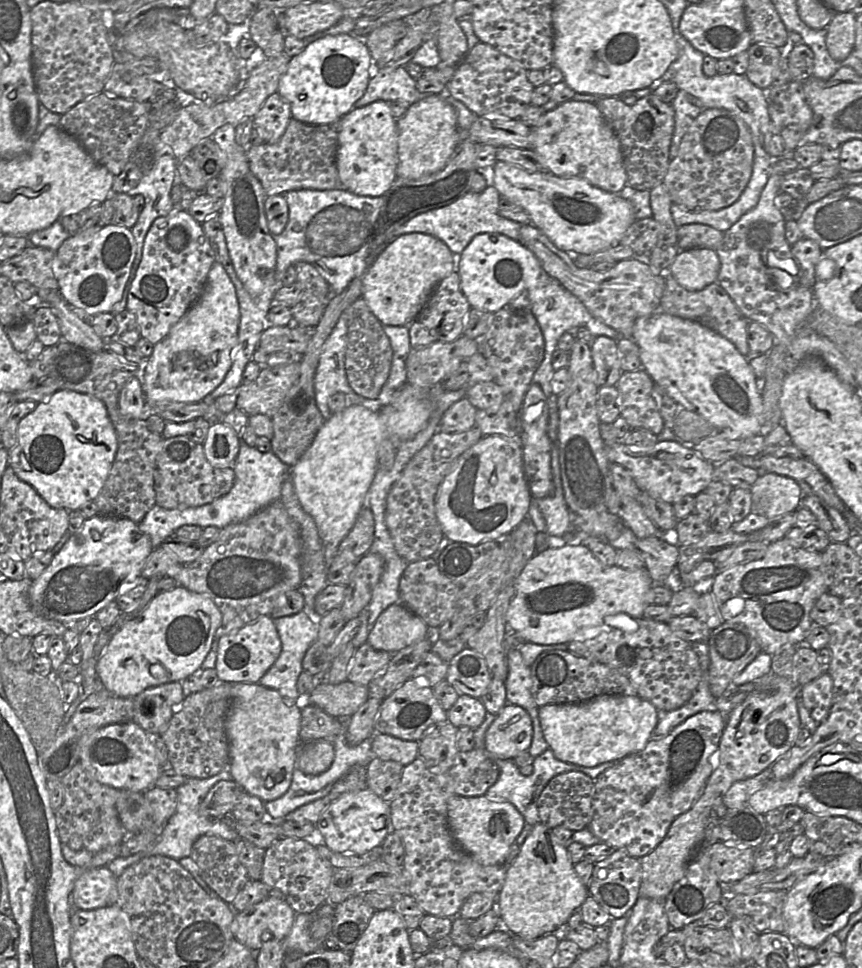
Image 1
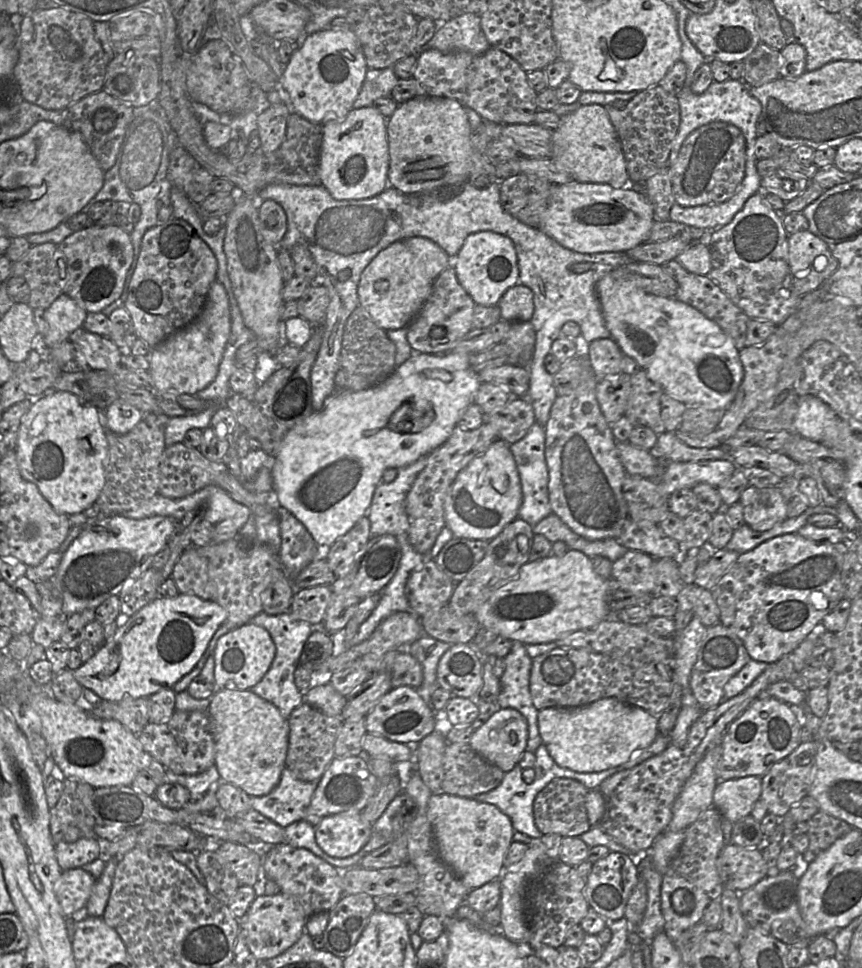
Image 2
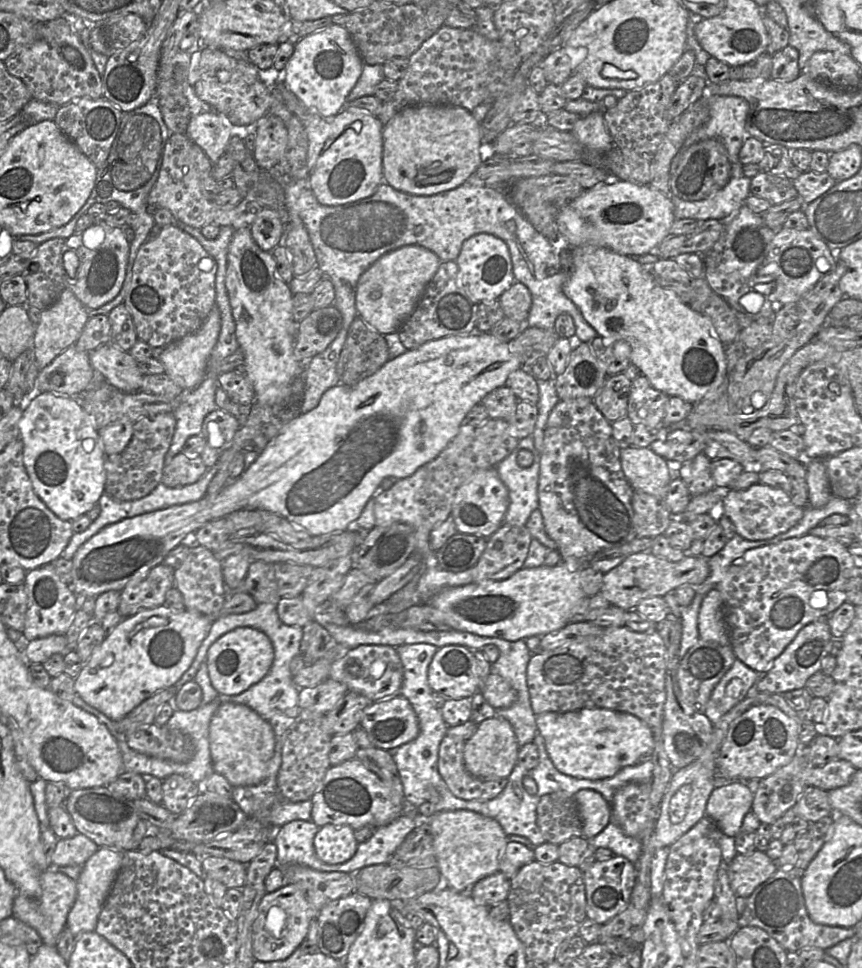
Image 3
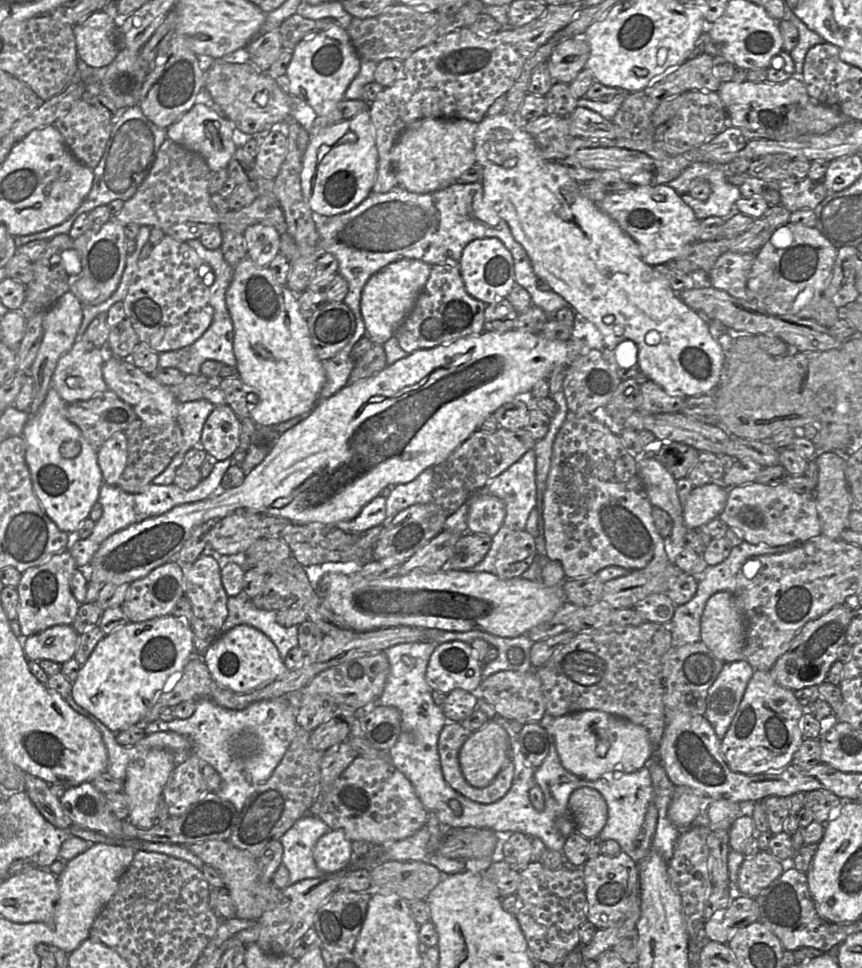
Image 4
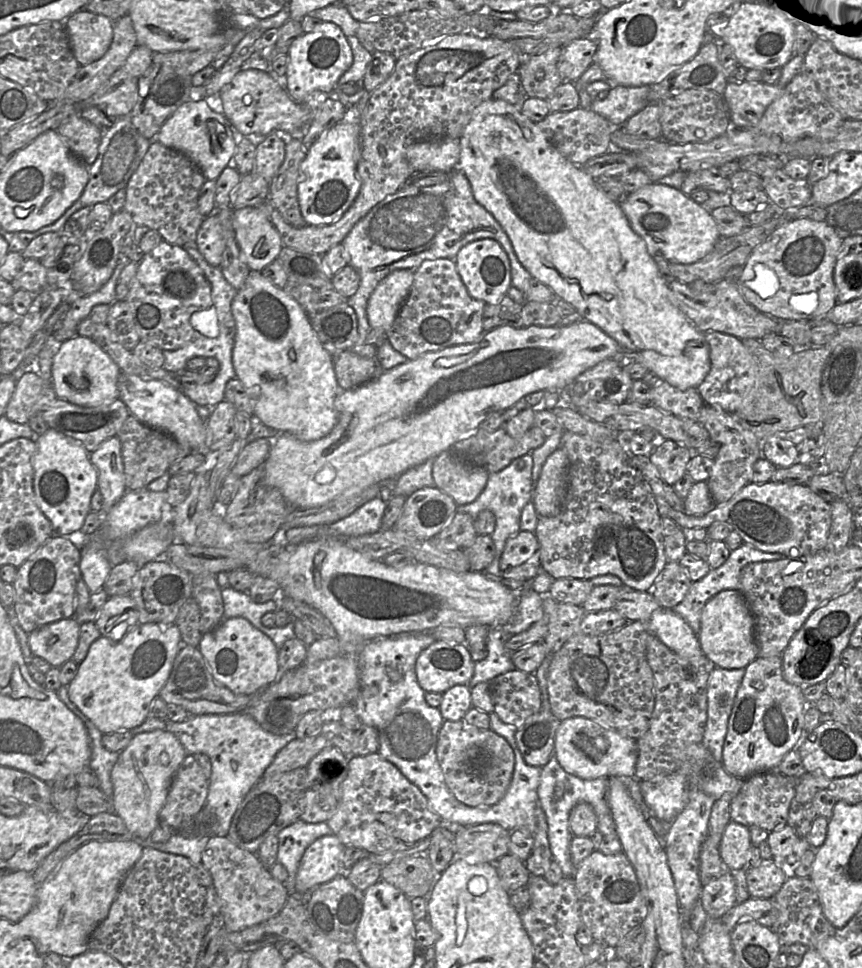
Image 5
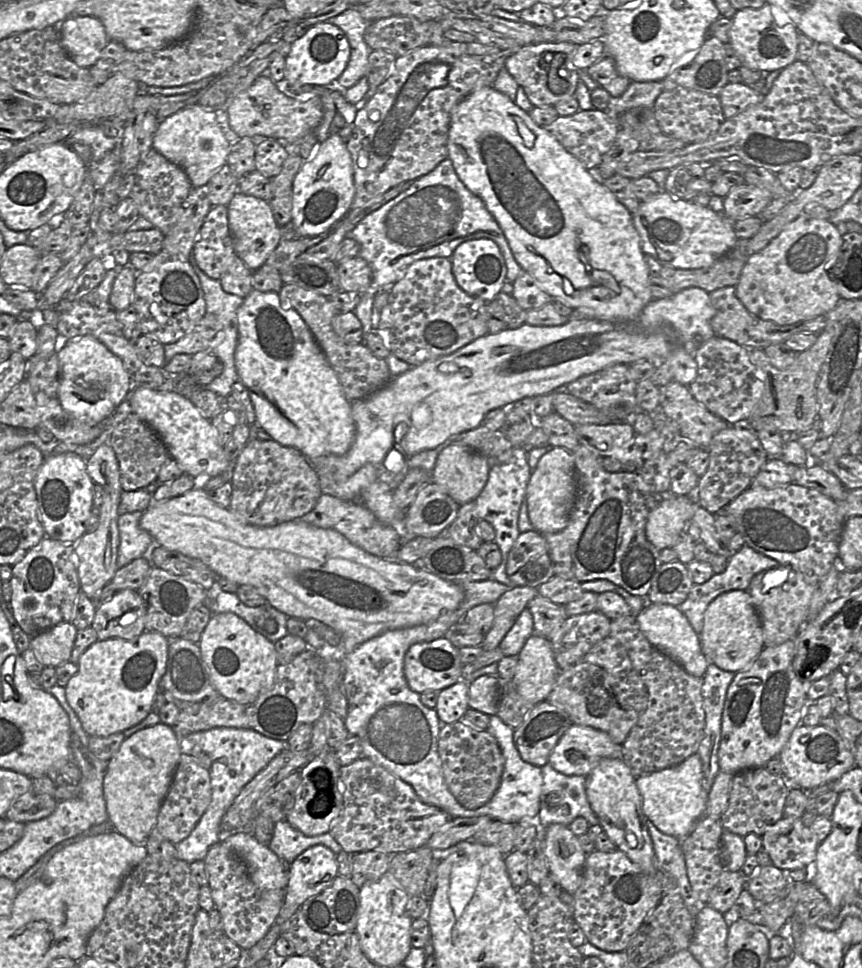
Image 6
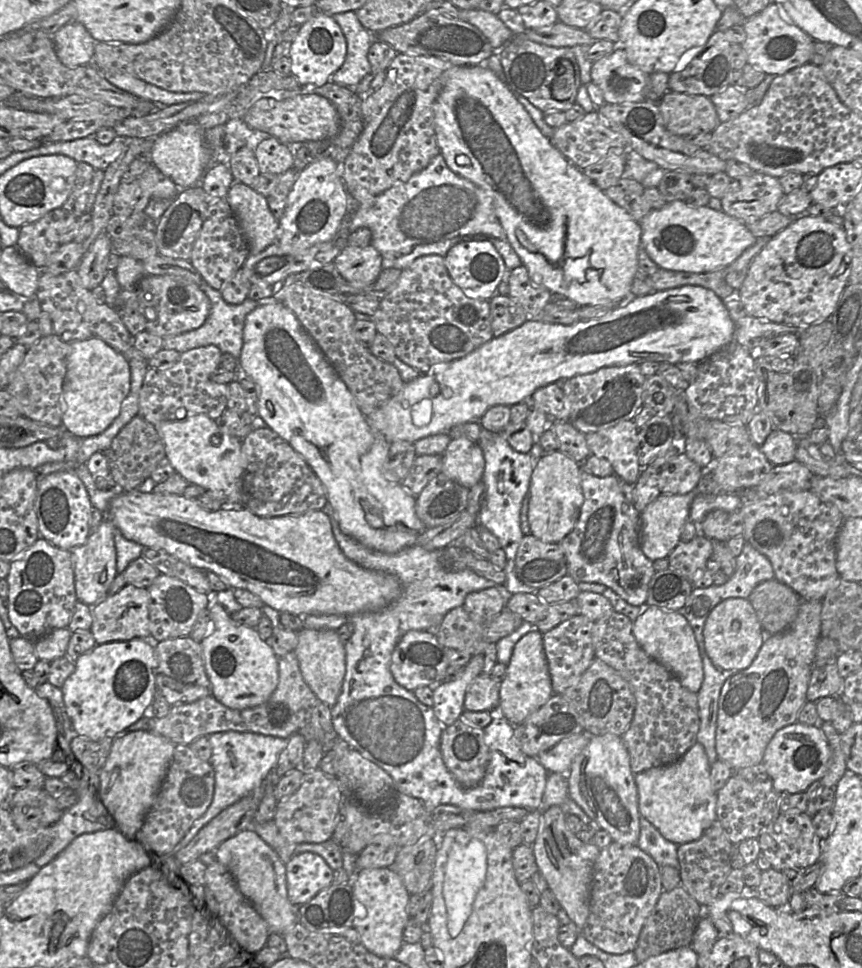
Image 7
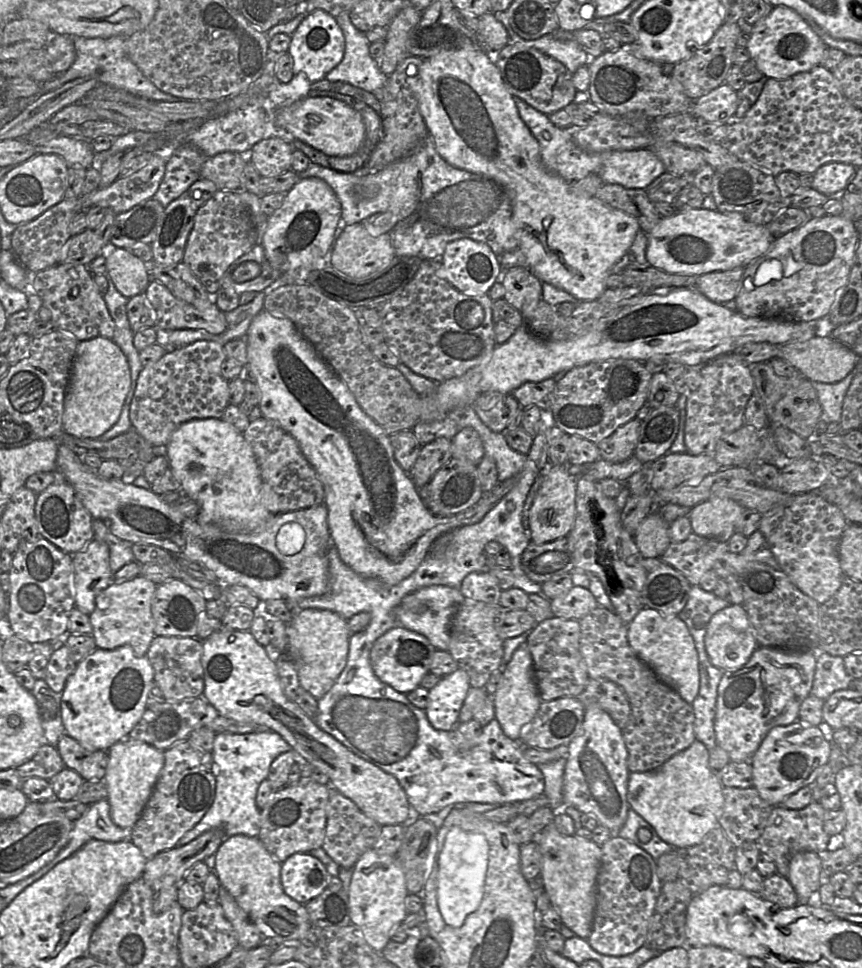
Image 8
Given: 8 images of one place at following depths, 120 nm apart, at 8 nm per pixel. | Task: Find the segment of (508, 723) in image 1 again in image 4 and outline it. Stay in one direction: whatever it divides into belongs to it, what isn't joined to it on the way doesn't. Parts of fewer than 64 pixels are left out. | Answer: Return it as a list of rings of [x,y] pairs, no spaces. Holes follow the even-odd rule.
[[[490,720],[466,739],[459,752],[459,763],[465,780],[474,787],[483,788],[495,779],[509,757],[510,740],[506,730]]]

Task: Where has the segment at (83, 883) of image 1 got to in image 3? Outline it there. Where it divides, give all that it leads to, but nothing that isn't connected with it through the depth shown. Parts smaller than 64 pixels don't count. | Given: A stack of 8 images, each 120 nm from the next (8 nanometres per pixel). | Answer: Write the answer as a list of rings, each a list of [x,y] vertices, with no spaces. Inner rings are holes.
[[[50,866],[40,876],[41,895],[39,898],[30,898],[17,893],[13,902],[12,916],[33,927],[42,938],[44,944],[56,947],[59,935],[65,928],[67,916],[77,896],[76,880],[58,871],[57,867]]]

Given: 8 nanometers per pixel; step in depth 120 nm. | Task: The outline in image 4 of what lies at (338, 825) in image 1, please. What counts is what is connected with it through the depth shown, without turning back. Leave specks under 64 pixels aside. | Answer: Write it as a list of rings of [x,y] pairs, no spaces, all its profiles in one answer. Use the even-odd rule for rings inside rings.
[[[330,829],[313,848],[317,867],[325,873],[335,873],[349,866],[353,859],[352,841],[341,829]]]

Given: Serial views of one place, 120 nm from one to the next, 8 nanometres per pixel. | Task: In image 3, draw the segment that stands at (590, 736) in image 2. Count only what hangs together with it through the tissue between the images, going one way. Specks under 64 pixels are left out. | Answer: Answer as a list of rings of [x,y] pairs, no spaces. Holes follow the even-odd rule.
[[[582,708],[580,710],[575,710],[571,712],[545,712],[536,716],[536,724],[538,733],[541,734],[545,740],[546,750],[554,766],[560,772],[569,776],[573,776],[575,778],[599,780],[611,777],[624,767],[632,766],[642,761],[651,759],[654,749],[654,736],[652,730],[642,720],[626,712],[619,712],[606,708]]]

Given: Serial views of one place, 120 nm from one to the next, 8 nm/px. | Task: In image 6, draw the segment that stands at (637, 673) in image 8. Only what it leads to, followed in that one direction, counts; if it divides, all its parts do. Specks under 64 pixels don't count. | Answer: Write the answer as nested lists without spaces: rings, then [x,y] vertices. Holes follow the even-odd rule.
[[[636,616],[612,619],[609,636],[626,649],[648,692],[647,708],[622,744],[622,759],[634,777],[677,766],[697,753],[703,738],[703,678],[688,674],[673,658],[654,647],[640,630]]]

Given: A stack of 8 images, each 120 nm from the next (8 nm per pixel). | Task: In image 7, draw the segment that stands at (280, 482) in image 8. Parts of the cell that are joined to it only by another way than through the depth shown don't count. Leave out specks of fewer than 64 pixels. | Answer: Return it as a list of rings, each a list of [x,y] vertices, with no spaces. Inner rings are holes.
[[[269,427],[254,429],[242,440],[244,475],[242,492],[244,506],[260,517],[275,517],[321,510],[327,504],[326,490],[303,457]]]

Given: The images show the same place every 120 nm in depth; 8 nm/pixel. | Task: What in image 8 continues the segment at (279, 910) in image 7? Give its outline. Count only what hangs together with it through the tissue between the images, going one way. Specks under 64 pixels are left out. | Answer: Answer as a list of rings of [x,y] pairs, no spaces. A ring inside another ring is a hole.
[[[234,835],[218,848],[215,871],[220,885],[235,899],[264,937],[277,937],[283,941],[301,940],[312,924],[305,904],[301,904],[283,890],[281,863],[274,859],[257,837]]]

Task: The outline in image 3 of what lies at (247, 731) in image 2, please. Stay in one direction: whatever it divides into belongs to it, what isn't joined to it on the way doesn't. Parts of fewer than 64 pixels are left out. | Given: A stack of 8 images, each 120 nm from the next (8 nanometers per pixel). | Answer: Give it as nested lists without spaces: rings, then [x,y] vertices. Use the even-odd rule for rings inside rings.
[[[230,702],[221,704],[210,721],[209,743],[214,771],[225,777],[233,787],[257,785],[266,778],[275,751],[275,735],[270,723],[248,706]]]

